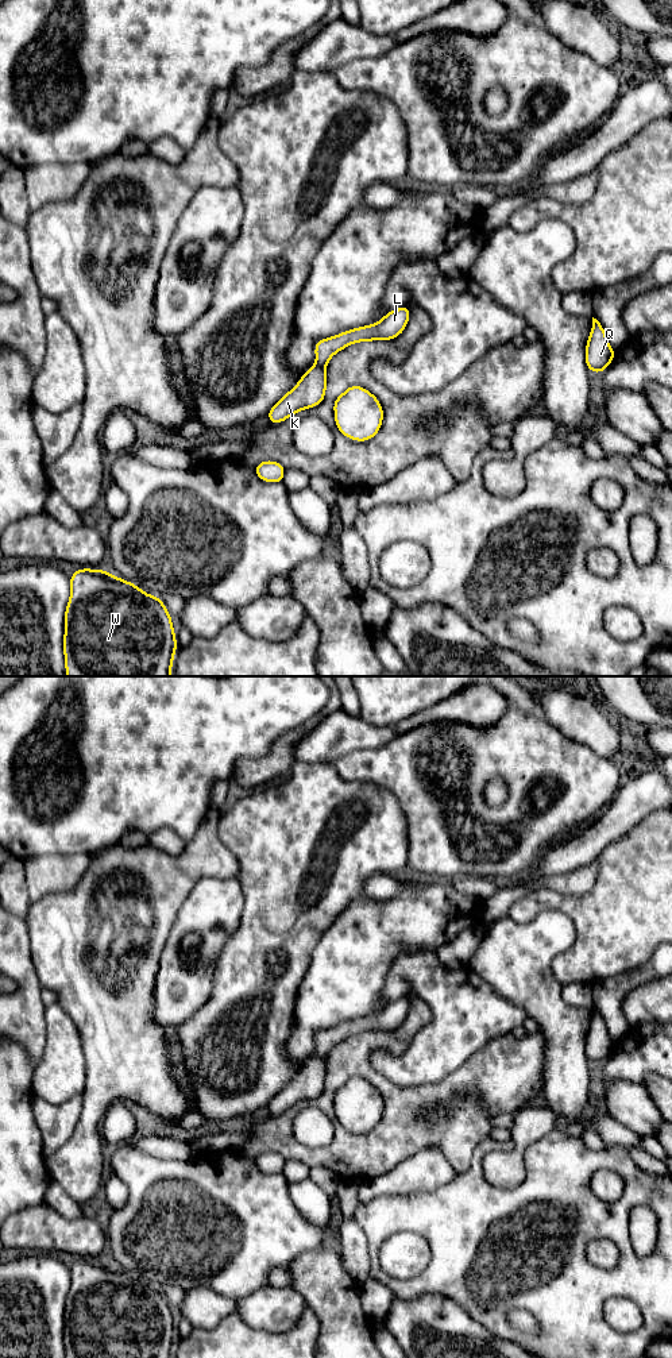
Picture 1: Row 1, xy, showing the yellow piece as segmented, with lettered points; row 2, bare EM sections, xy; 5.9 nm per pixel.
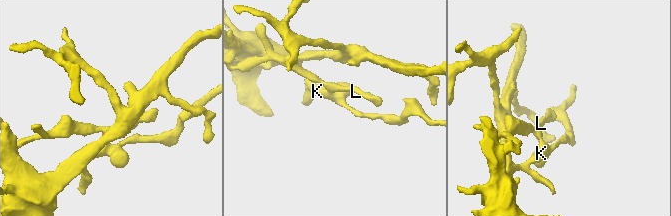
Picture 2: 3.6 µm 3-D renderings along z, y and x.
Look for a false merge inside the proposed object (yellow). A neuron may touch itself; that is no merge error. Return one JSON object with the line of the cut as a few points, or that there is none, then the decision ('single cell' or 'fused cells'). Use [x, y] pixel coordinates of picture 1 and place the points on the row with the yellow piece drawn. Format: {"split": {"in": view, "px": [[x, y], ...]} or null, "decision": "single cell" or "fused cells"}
{"split": {"in": "xy", "px": [[316, 363], [324, 366]]}, "decision": "fused cells"}

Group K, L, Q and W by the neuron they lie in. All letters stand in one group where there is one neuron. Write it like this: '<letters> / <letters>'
K Q W / L

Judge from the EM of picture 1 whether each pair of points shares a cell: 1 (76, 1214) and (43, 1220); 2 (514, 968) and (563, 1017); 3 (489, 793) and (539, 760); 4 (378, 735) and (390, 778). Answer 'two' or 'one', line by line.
1: two
2: one
3: two
4: two

